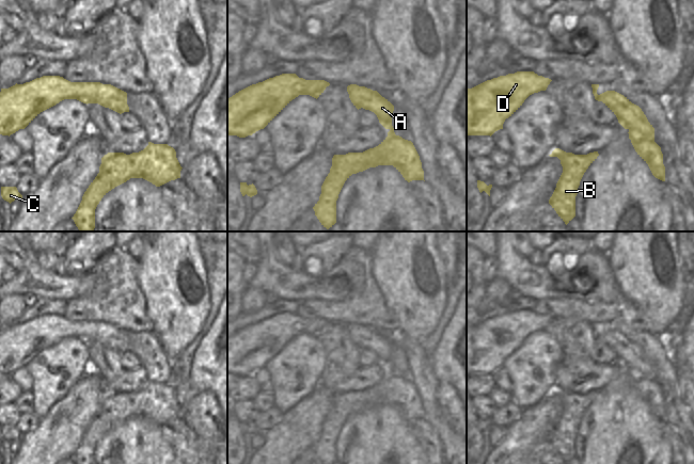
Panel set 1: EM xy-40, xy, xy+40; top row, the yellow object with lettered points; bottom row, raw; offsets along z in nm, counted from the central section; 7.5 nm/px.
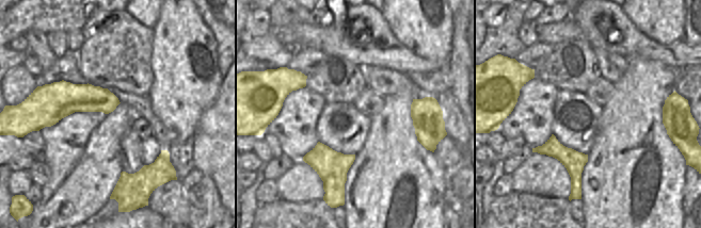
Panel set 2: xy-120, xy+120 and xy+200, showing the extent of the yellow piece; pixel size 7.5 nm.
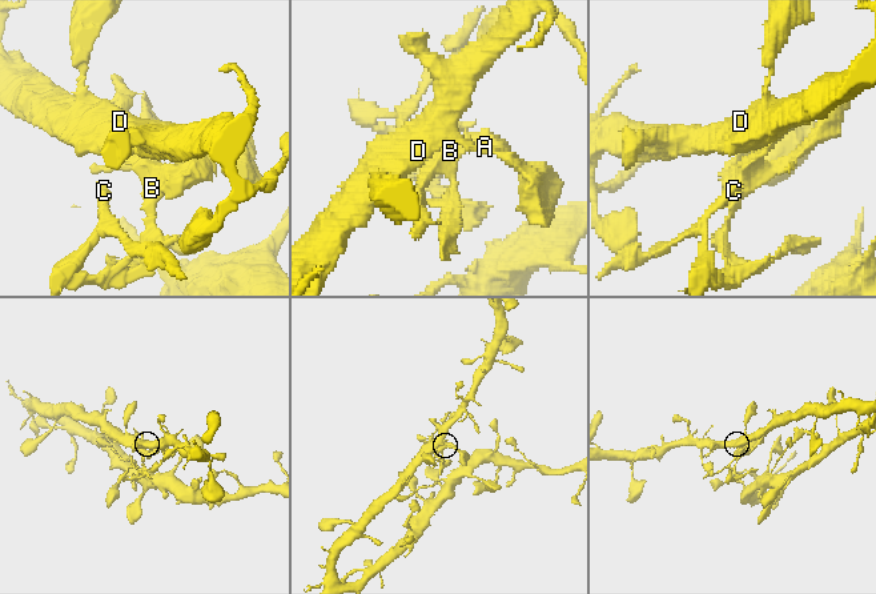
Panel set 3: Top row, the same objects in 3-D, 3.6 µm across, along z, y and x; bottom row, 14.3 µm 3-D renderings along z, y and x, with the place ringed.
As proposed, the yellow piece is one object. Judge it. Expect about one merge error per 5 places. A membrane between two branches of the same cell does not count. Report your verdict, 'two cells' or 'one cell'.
two cells

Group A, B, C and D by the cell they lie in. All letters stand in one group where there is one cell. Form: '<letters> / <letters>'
A D / B C

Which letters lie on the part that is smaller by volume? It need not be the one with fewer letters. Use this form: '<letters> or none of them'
B, C

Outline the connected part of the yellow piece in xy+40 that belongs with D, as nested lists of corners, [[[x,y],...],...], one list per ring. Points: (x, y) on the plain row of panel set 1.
[[[517,310],[487,319],[472,327],[467,329],[467,374],[492,374],[503,368],[506,357],[511,355],[532,333],[546,330],[552,319],[538,315],[534,310]]]

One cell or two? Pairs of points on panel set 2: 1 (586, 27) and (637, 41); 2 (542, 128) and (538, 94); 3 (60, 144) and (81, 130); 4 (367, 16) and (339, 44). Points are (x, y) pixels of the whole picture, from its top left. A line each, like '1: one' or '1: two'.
1: one
2: one
3: one
4: one

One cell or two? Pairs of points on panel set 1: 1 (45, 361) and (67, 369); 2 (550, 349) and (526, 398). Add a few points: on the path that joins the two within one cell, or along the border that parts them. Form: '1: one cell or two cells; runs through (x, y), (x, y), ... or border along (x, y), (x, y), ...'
1: one cell; runs through (50, 366), (62, 366)
2: one cell; runs through (538, 361), (533, 366), (533, 377), (529, 386)

